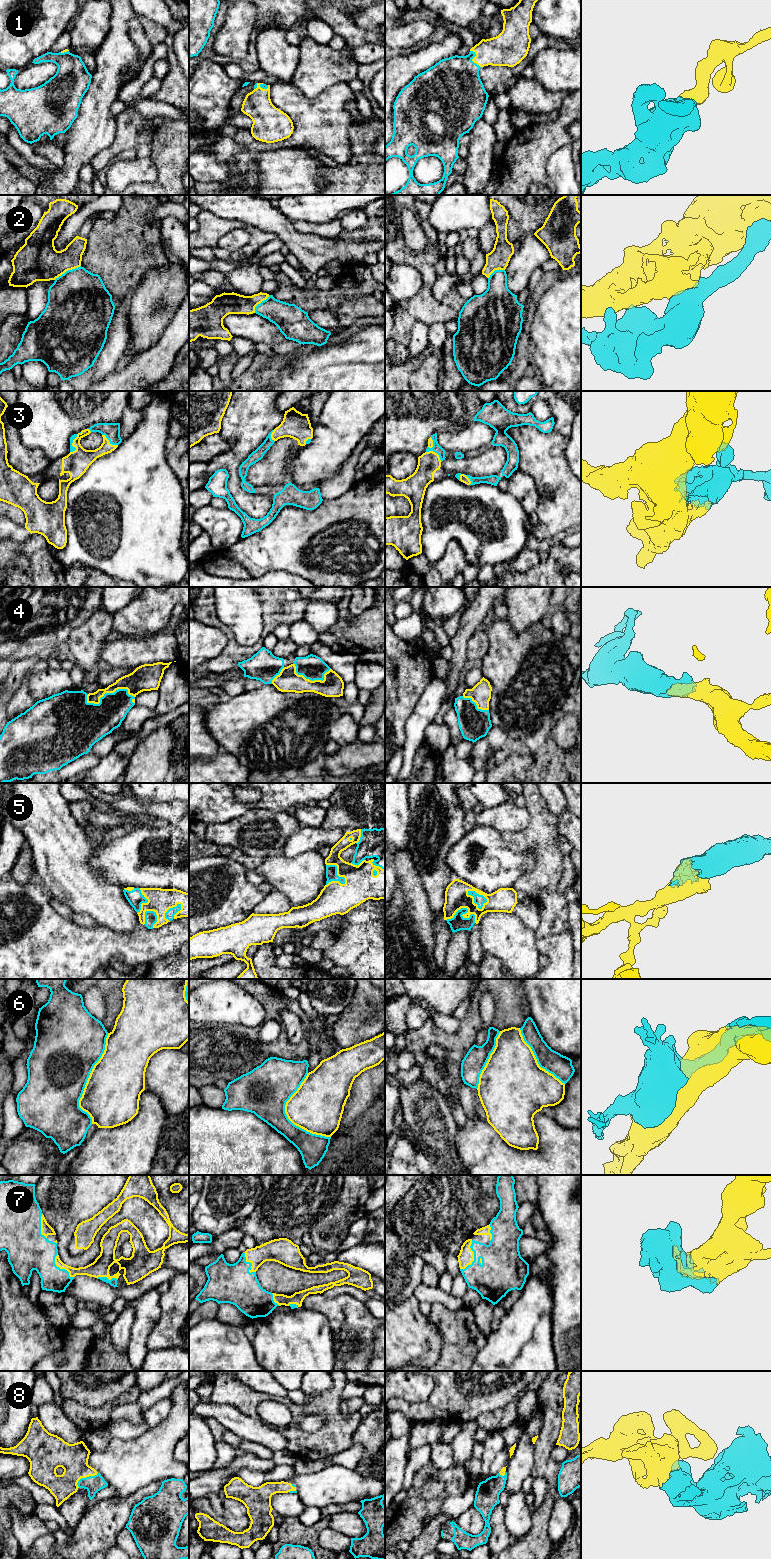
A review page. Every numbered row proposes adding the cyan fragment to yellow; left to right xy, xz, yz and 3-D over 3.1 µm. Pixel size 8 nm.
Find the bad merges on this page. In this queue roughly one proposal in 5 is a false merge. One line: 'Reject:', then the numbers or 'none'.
Reject: 2, 6

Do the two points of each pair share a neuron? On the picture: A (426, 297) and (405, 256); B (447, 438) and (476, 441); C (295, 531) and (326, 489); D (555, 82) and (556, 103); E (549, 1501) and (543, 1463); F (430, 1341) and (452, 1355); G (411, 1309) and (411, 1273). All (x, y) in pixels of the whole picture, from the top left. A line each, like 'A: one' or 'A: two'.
A: one
B: one
C: two
D: two
E: one
F: two
G: two

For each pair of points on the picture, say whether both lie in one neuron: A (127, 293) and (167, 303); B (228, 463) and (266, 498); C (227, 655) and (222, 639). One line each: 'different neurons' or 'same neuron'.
A: different neurons
B: same neuron
C: different neurons

